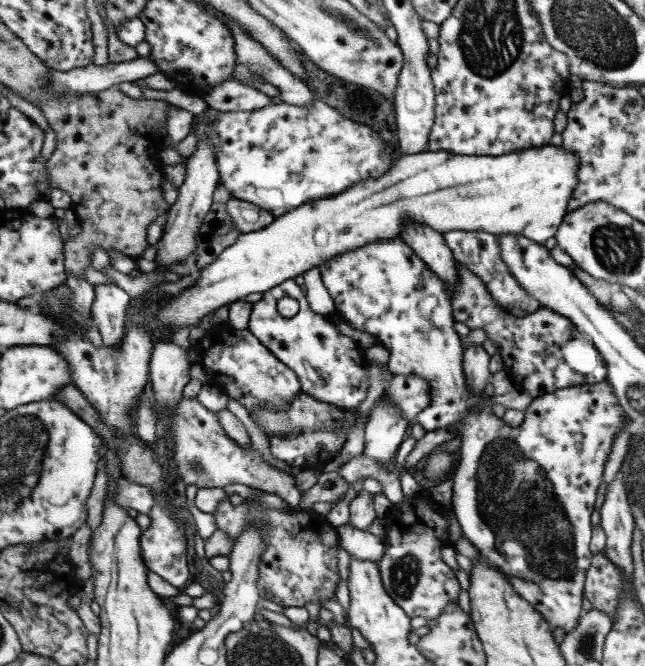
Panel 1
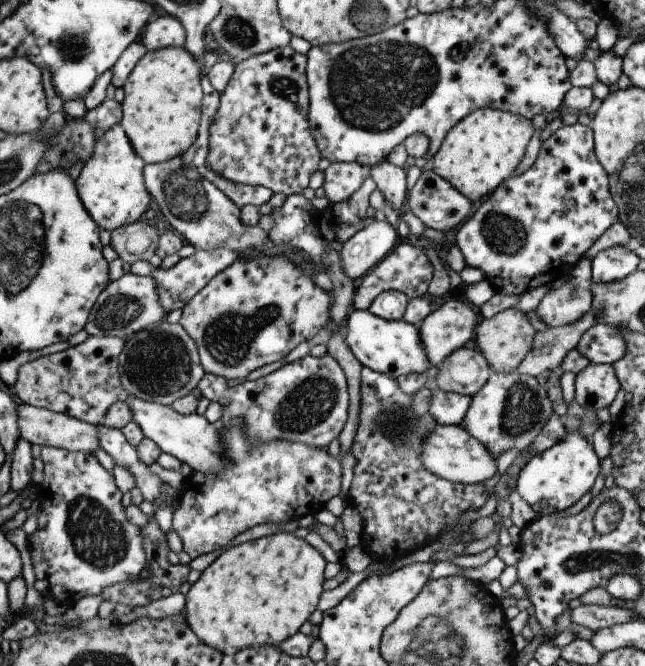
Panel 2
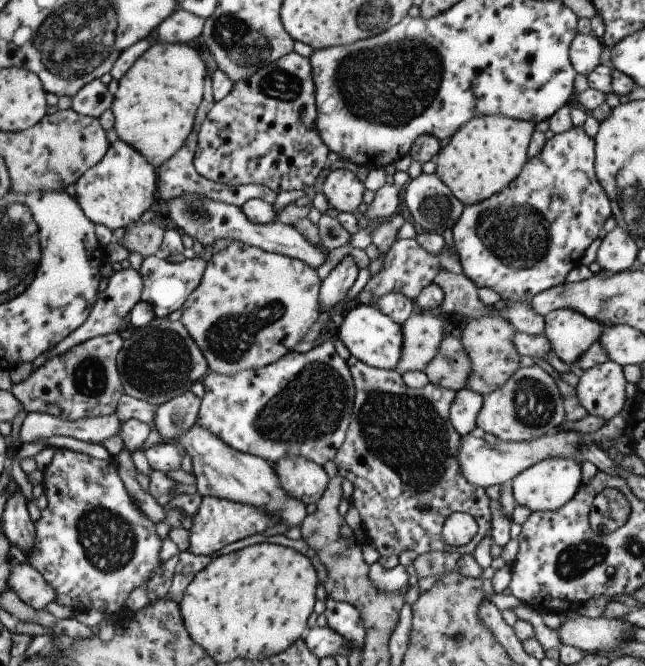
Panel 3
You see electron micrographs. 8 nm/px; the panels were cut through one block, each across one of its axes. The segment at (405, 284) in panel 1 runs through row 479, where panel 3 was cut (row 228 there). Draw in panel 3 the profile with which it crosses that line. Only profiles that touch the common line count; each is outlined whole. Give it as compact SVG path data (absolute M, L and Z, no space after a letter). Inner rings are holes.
M573 126L569 130L554 134L552 138L546 140L541 150L539 150L539 154L527 159L521 172L497 194L493 194L493 196L478 203L464 205L459 218L457 218L451 228L452 244L461 265L461 272L471 280L476 288L491 288L495 294L499 294L500 298L507 302L527 301L531 300L535 294L539 294L539 292L543 292L547 288L557 286L565 280L567 272L580 264L581 255L584 250L599 236L600 226L603 226L603 222L610 215L609 200L607 200L607 196L605 196L605 193L601 190L601 186L599 186L599 182L595 178L594 140L587 136L581 127Z

